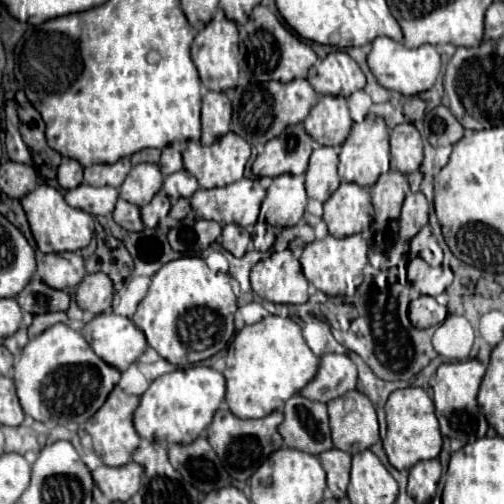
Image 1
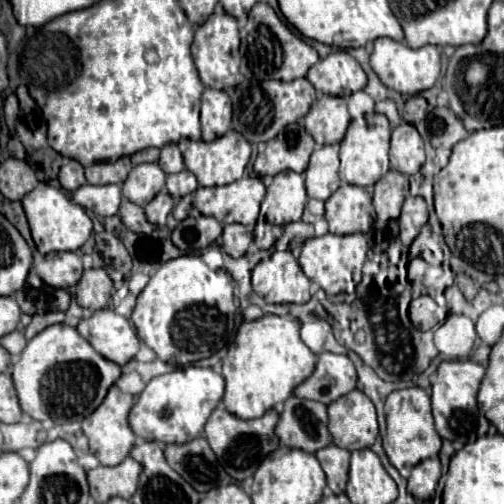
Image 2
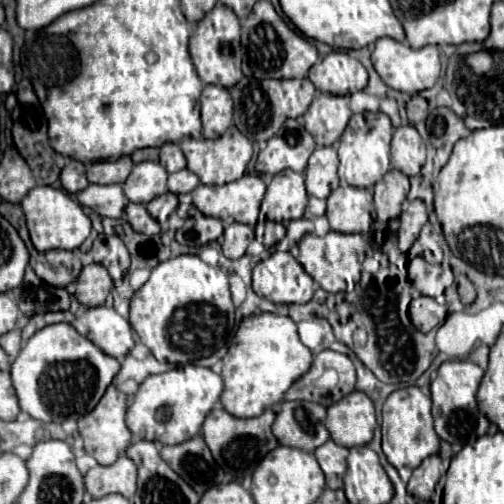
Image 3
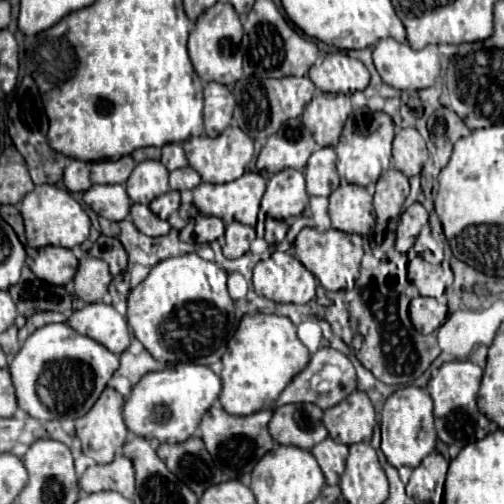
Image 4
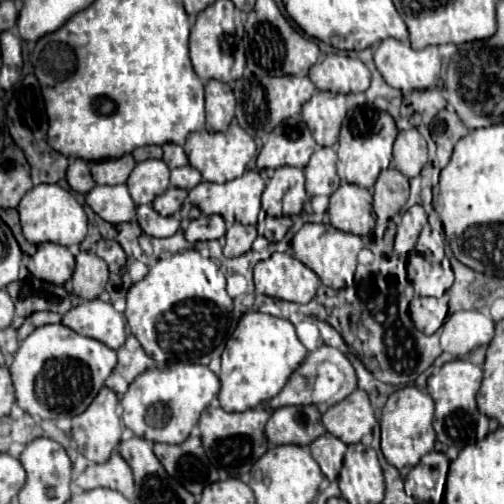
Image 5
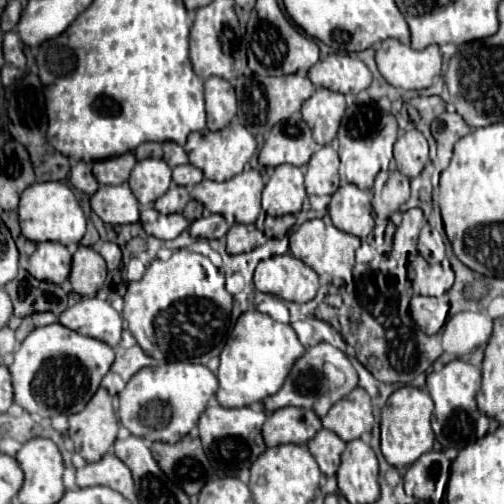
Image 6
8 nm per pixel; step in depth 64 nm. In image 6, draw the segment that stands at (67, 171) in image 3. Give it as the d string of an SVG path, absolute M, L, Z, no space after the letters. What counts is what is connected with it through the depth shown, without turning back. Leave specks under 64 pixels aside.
M78 162L76 166L72 166L70 182L74 188L78 188L80 192L86 192L86 194L94 194L98 190L96 178L92 176L90 164L86 164L86 162Z

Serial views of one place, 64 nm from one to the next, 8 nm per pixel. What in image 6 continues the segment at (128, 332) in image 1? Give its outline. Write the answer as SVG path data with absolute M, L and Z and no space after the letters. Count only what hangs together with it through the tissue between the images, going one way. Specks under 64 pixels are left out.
M82 298L60 314L60 324L82 336L102 340L112 348L122 338L122 316L110 302L100 298Z

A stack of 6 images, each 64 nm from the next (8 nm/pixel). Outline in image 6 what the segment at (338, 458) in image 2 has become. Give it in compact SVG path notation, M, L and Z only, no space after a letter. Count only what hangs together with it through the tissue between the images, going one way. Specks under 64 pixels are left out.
M322 428L310 442L308 442L308 450L312 452L312 456L316 458L320 470L326 476L334 476L338 466L340 466L340 454L344 452L346 442L340 440L334 432L328 432L326 428Z

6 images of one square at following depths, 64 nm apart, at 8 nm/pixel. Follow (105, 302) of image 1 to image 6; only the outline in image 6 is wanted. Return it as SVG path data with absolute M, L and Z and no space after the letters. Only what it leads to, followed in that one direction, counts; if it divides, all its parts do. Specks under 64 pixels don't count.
M80 246L72 256L72 272L70 282L72 290L80 296L96 296L106 280L106 264L104 258L86 246Z

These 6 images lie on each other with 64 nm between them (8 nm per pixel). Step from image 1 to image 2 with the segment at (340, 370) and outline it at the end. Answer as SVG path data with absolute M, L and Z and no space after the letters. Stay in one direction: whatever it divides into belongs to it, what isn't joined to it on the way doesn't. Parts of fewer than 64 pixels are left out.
M322 352L318 356L314 374L294 390L294 396L330 404L354 388L356 388L356 368L352 360L344 354Z

